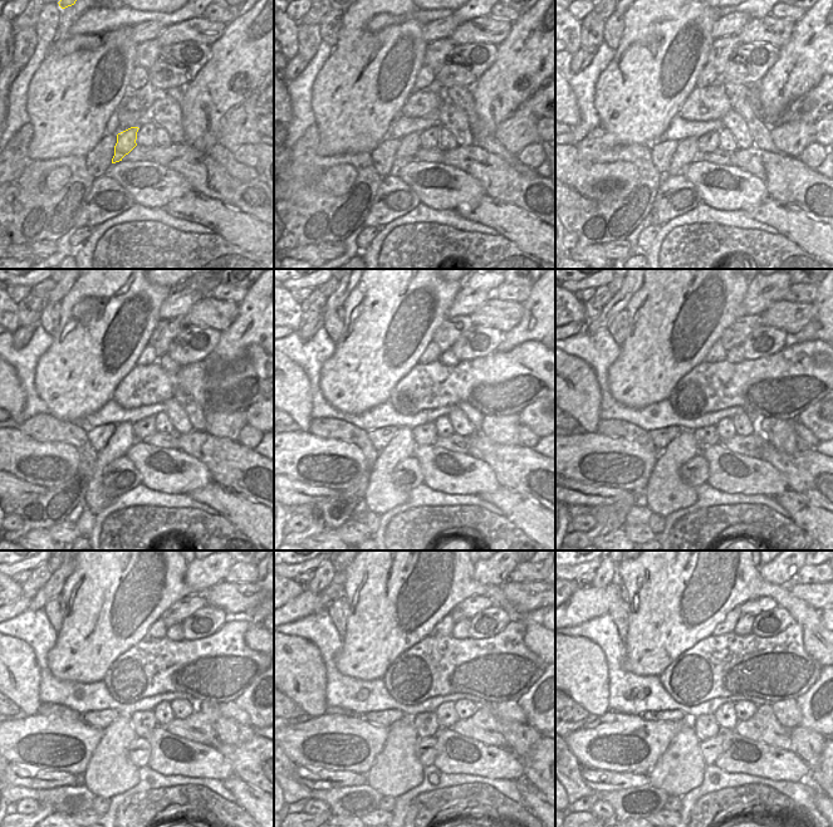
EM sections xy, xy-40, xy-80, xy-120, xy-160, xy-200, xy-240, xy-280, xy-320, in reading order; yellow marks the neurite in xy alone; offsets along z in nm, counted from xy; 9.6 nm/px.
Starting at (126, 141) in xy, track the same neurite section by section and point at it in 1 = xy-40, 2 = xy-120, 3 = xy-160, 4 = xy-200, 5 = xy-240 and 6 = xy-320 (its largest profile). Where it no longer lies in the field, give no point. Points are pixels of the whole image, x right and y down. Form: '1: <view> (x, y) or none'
1: xy-40 (410, 143)
2: xy-120 (123, 438)
3: xy-160 (382, 495)
4: xy-200 (666, 493)
5: xy-240 (109, 772)
6: xy-320 (680, 769)

